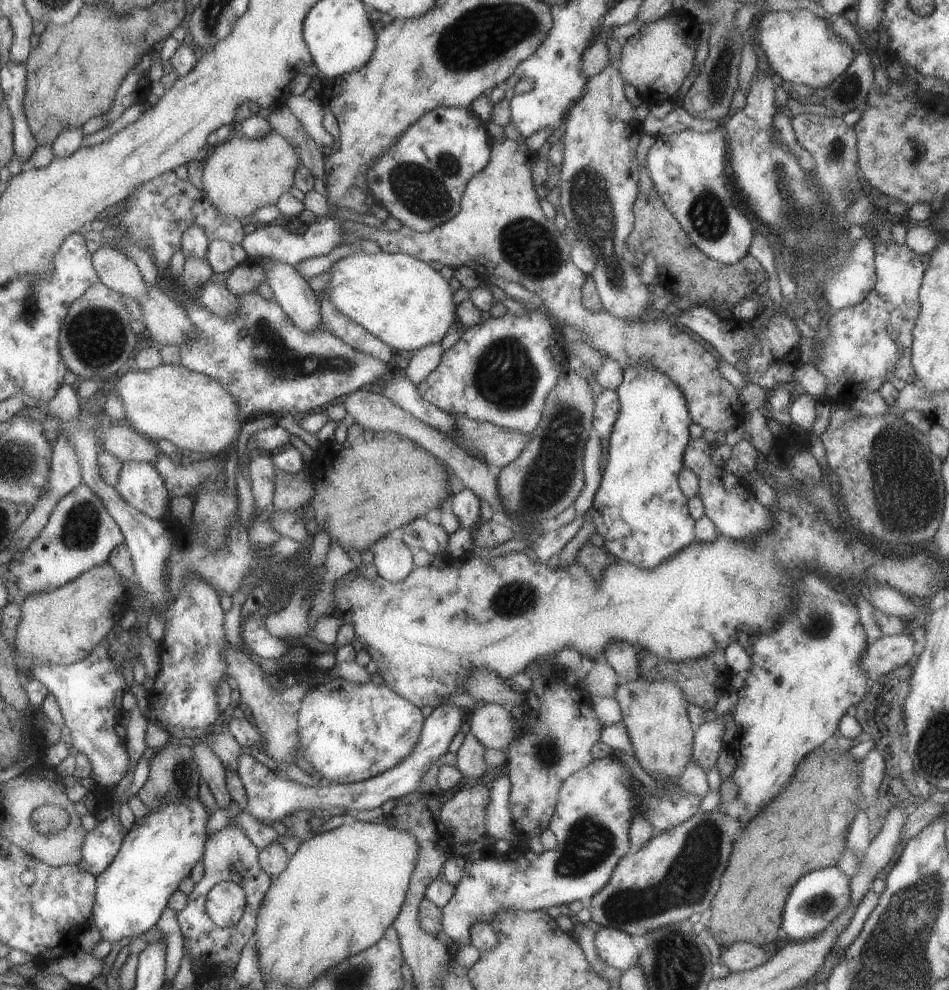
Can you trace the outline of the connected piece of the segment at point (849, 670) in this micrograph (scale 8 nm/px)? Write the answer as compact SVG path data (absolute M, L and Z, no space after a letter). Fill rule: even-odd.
M806 574L804 580L796 586L796 604L798 610L789 616L783 623L777 625L772 633L760 633L752 636L752 657L751 668L748 670L745 687L737 692L738 702L735 706L734 716L737 725L737 732L731 742L726 744L724 750L733 755L736 761L736 768L733 774L733 781L738 786L737 798L746 806L746 818L742 824L748 824L758 812L762 812L770 802L773 802L791 783L799 764L806 758L806 755L820 747L827 738L830 738L838 730L840 719L847 713L852 705L858 705L871 688L867 674L860 668L859 658L865 651L866 645L870 642L865 633L863 624L860 622L857 606L854 606L846 595L836 592L830 584L830 580L824 579L821 575Z

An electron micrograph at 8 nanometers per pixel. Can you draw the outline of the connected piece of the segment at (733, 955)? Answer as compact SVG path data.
M735 942L722 950L718 962L726 965L730 971L749 971L762 966L770 956L759 946L752 943Z

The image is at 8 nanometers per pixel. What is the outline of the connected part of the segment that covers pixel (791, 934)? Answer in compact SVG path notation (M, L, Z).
M838 865L810 871L805 874L788 896L781 927L792 941L807 941L821 933L851 904L851 877L846 876Z

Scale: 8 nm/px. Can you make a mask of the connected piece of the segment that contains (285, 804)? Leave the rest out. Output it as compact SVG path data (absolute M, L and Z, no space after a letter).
M448 701L444 704L440 703L430 715L425 717L418 744L400 764L382 774L357 783L332 785L325 783L321 788L308 787L286 776L276 774L272 769L241 750L237 773L247 792L248 812L262 822L277 825L284 815L300 809L325 809L326 807L344 807L348 811L376 809L386 800L394 800L409 792L419 790L423 772L429 768L431 762L448 752L452 738L458 734L458 731L463 730L462 726L470 720L470 714L471 712L468 712L465 707L459 707Z

